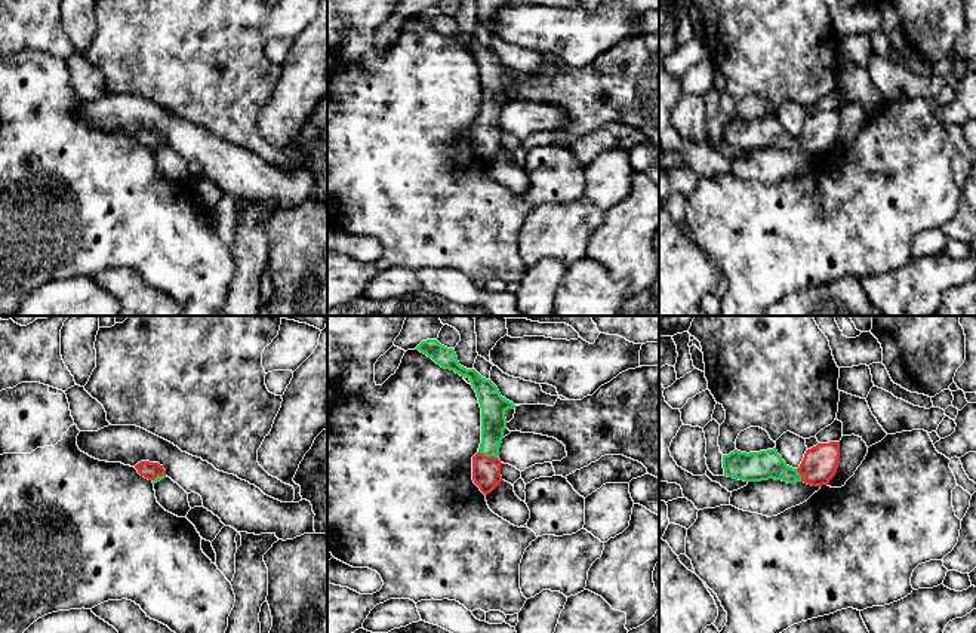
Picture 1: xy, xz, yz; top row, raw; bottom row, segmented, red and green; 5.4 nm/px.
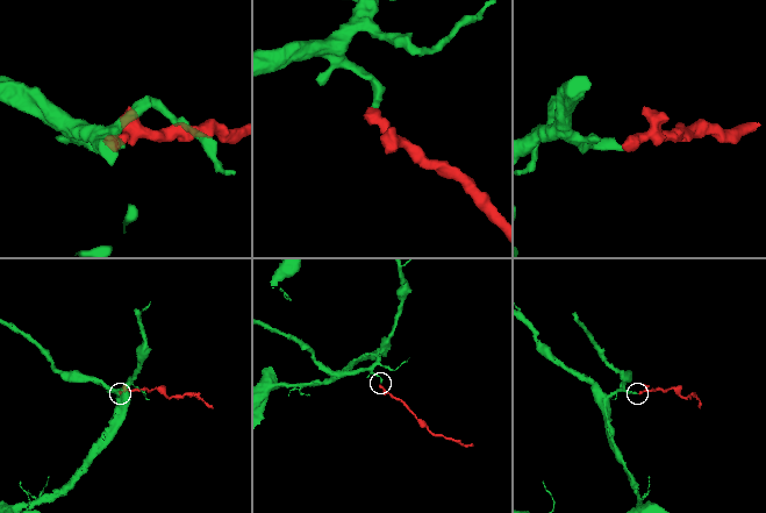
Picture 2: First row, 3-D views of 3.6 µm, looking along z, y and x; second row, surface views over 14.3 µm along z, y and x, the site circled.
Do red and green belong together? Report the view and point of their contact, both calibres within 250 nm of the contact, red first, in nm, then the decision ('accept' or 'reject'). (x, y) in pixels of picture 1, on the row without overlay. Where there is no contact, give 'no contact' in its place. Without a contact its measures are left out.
xz (488, 125) | 160/140 nm | accept

